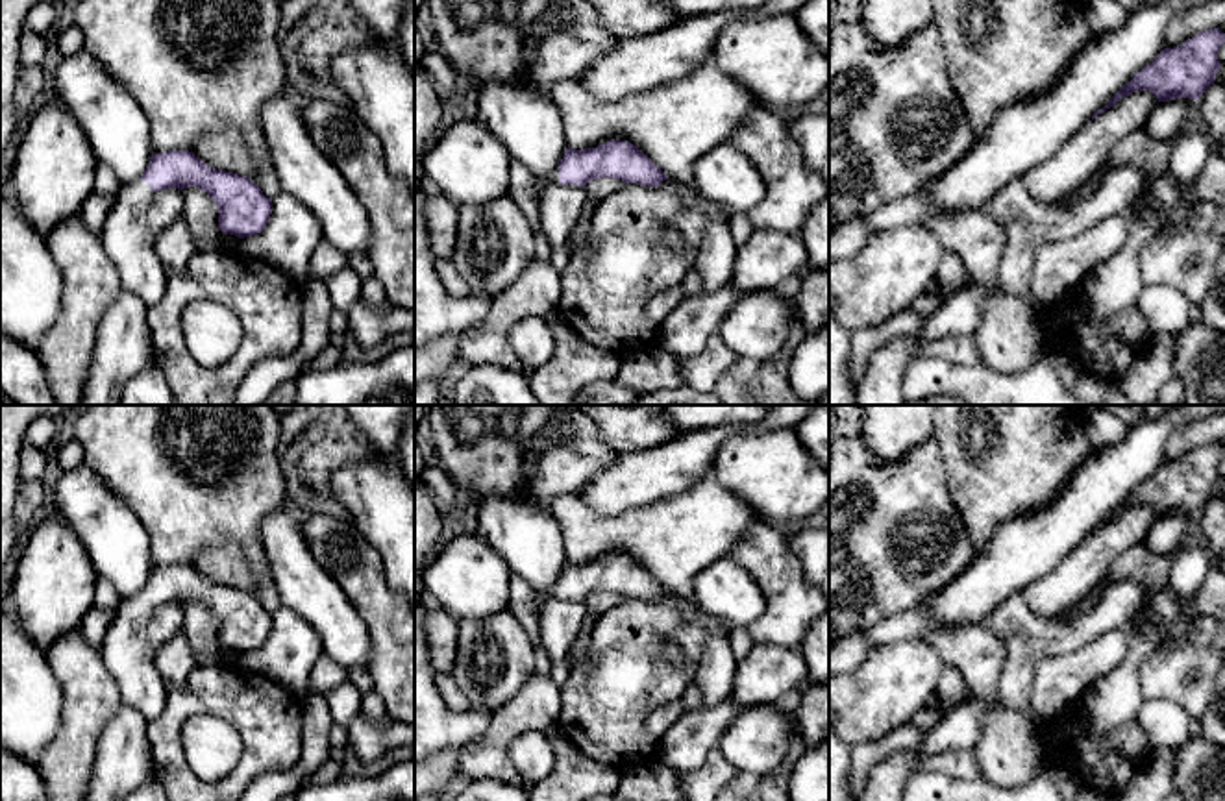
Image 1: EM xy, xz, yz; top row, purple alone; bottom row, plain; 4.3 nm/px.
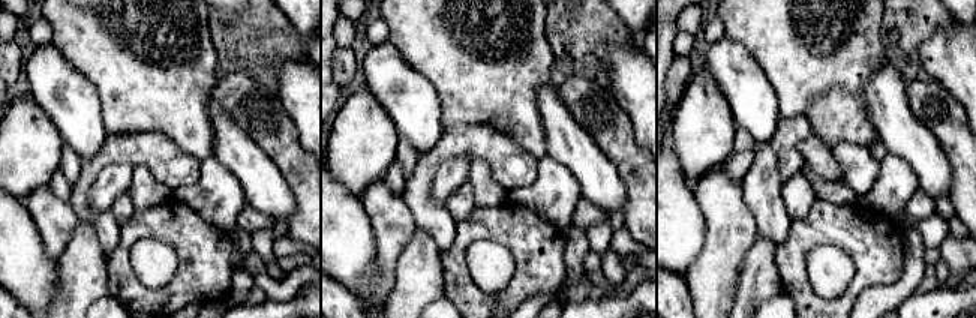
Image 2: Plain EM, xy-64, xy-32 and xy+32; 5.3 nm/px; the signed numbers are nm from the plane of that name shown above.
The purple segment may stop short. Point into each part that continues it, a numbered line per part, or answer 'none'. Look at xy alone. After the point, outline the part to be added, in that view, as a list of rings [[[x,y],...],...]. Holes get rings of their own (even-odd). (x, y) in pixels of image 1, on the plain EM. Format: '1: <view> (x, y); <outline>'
1: xy (124, 650); [[[144,594],[122,599],[102,646],[104,662],[120,690],[122,703],[139,710],[148,721],[157,720],[167,705],[167,686],[146,644],[154,610],[155,605]]]

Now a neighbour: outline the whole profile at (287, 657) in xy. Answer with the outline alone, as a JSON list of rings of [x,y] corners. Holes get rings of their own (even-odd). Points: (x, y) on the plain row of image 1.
[[[279,607],[272,612],[272,627],[265,644],[239,653],[237,666],[259,673],[303,699],[320,655],[322,644],[313,627],[298,612]]]

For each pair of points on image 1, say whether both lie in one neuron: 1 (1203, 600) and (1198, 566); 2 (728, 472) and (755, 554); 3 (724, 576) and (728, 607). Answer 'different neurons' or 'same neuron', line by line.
1: different neurons
2: different neurons
3: same neuron

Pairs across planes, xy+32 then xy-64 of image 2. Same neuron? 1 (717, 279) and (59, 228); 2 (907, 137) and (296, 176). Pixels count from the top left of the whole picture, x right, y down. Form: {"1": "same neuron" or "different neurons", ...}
{"1": "same neuron", "2": "different neurons"}

